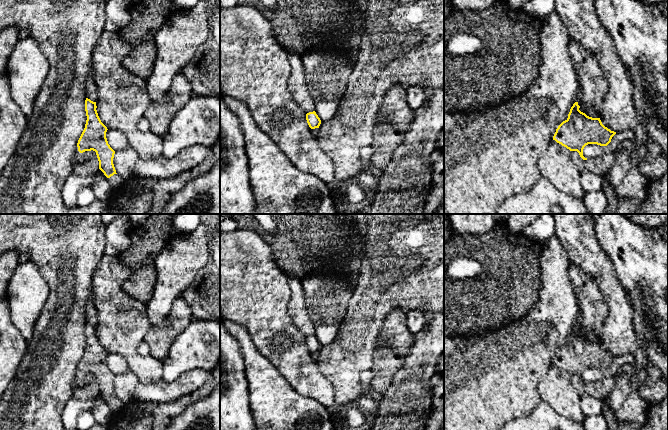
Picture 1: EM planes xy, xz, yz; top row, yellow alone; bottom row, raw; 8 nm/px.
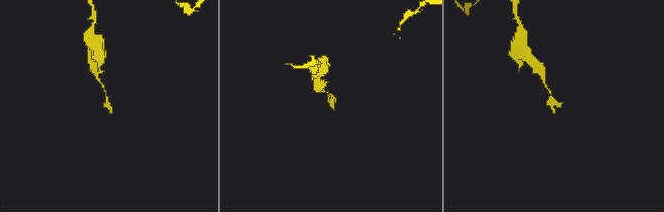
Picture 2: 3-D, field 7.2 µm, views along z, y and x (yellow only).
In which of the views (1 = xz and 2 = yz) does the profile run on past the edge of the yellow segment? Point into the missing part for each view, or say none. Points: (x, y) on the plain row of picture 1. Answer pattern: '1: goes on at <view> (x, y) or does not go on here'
1: does not go on here
2: does not go on here

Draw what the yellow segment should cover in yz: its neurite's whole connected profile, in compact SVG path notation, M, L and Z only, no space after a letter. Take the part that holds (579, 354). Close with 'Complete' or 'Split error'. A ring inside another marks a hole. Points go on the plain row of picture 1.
M575 326L570 333L568 342L556 353L553 364L570 375L577 375L583 384L587 384L587 382L583 380L583 373L586 369L597 368L600 370L607 370L616 356L605 351L600 342L589 341L585 337L581 336L579 332L580 330L578 329L578 326Z. Complete

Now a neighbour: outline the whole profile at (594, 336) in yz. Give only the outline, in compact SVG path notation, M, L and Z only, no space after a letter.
M570 263L568 277L578 304L581 323L579 334L592 342L600 342L603 324L609 306L594 278L583 269Z

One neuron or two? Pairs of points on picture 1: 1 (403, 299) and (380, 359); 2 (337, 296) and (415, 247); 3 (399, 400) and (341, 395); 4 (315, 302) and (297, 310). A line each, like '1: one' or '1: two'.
1: two
2: two
3: two
4: two

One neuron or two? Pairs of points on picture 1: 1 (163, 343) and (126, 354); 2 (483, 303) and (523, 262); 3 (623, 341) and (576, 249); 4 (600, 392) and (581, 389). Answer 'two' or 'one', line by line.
1: two
2: one
3: one
4: one

